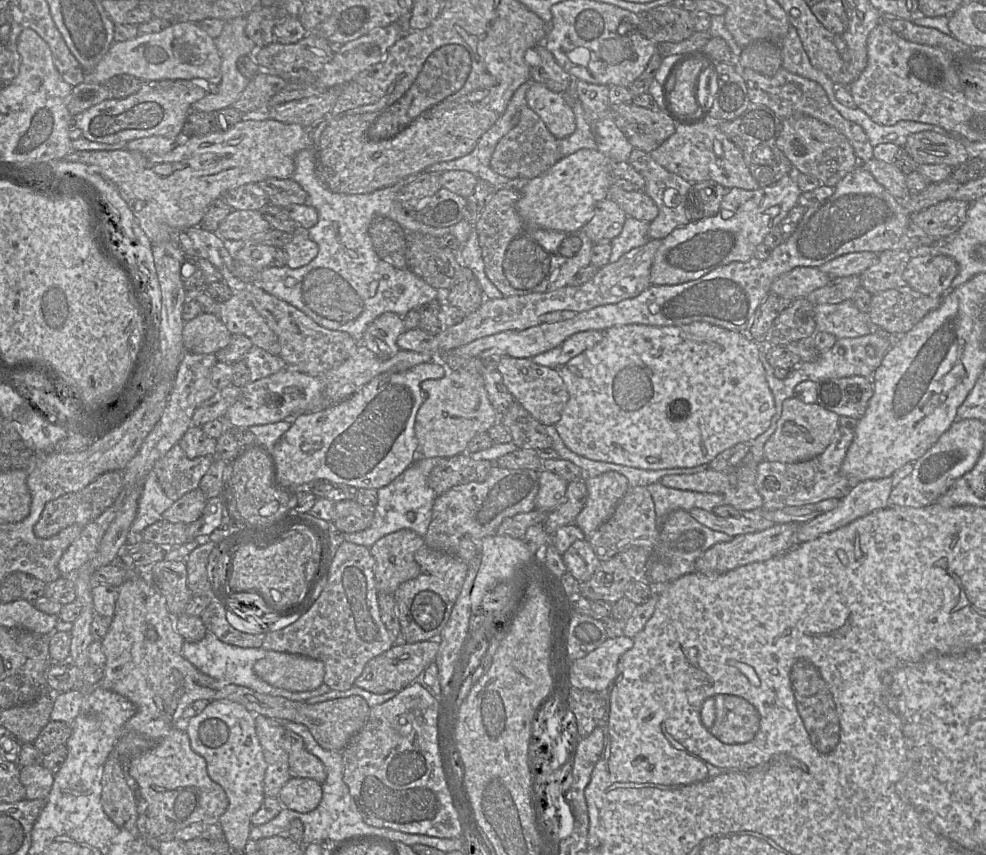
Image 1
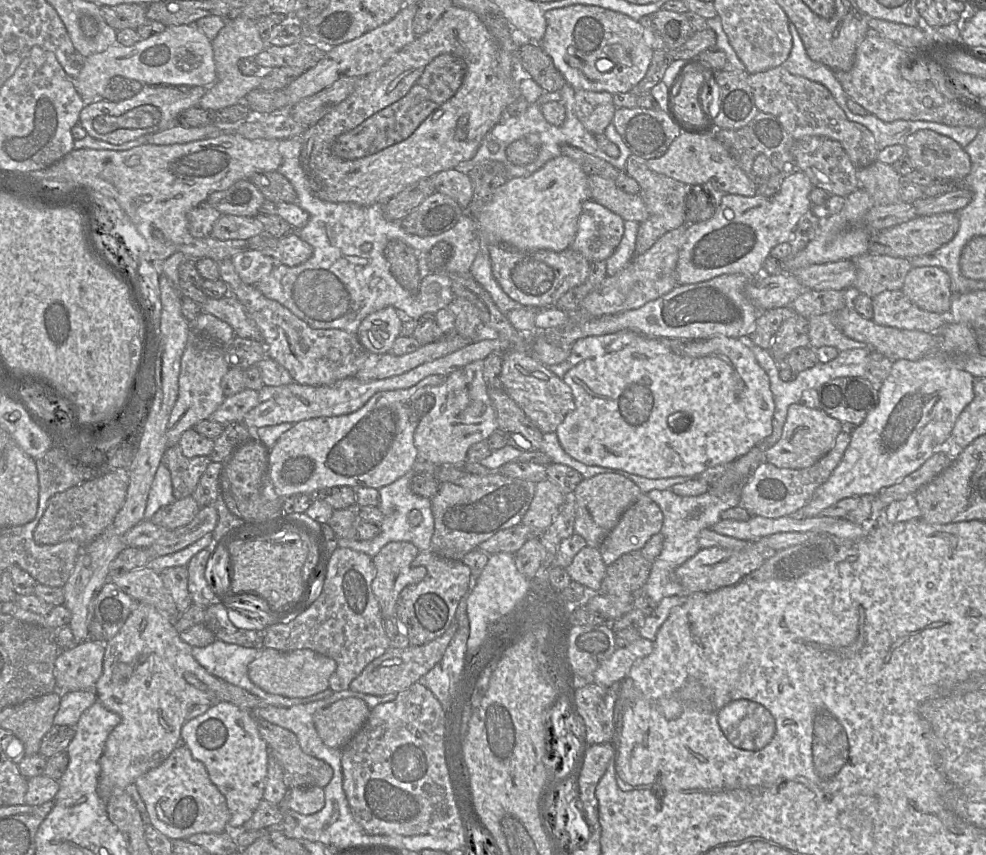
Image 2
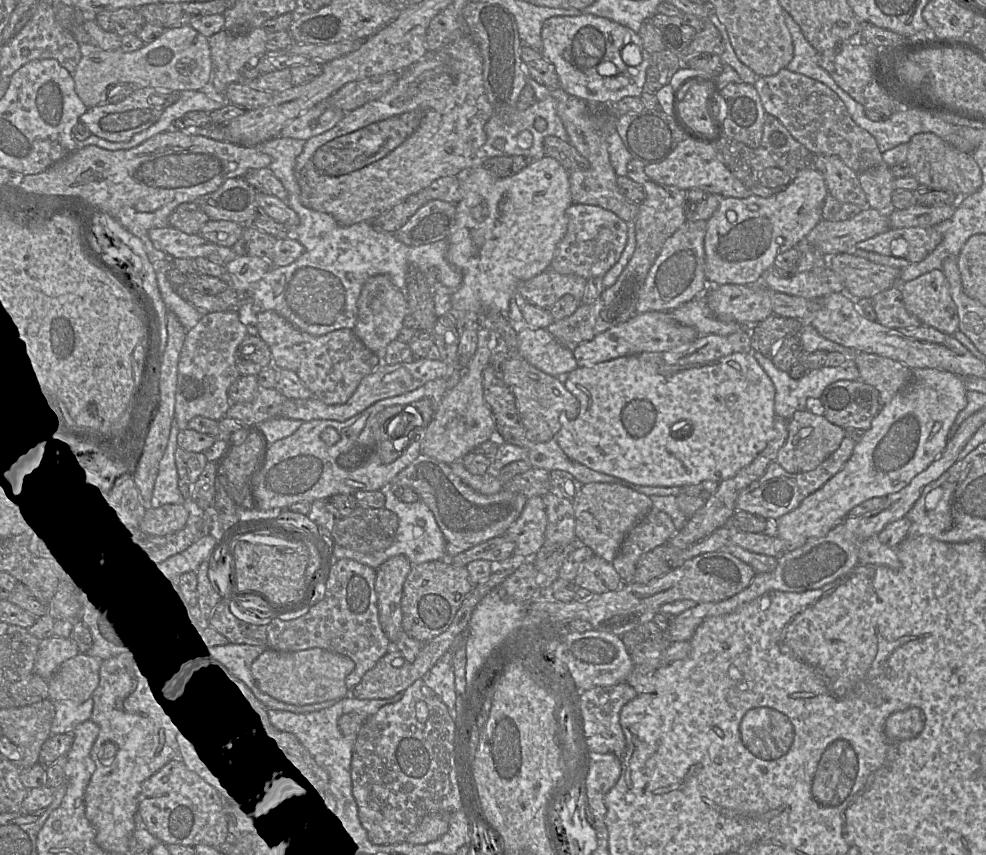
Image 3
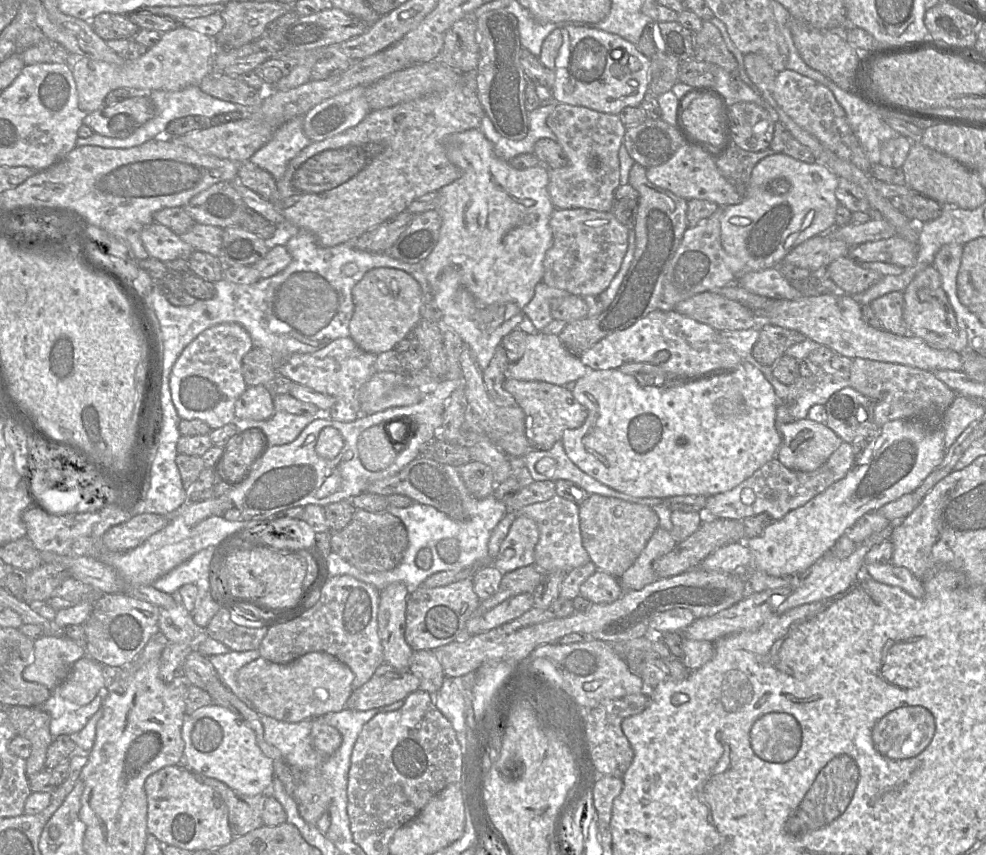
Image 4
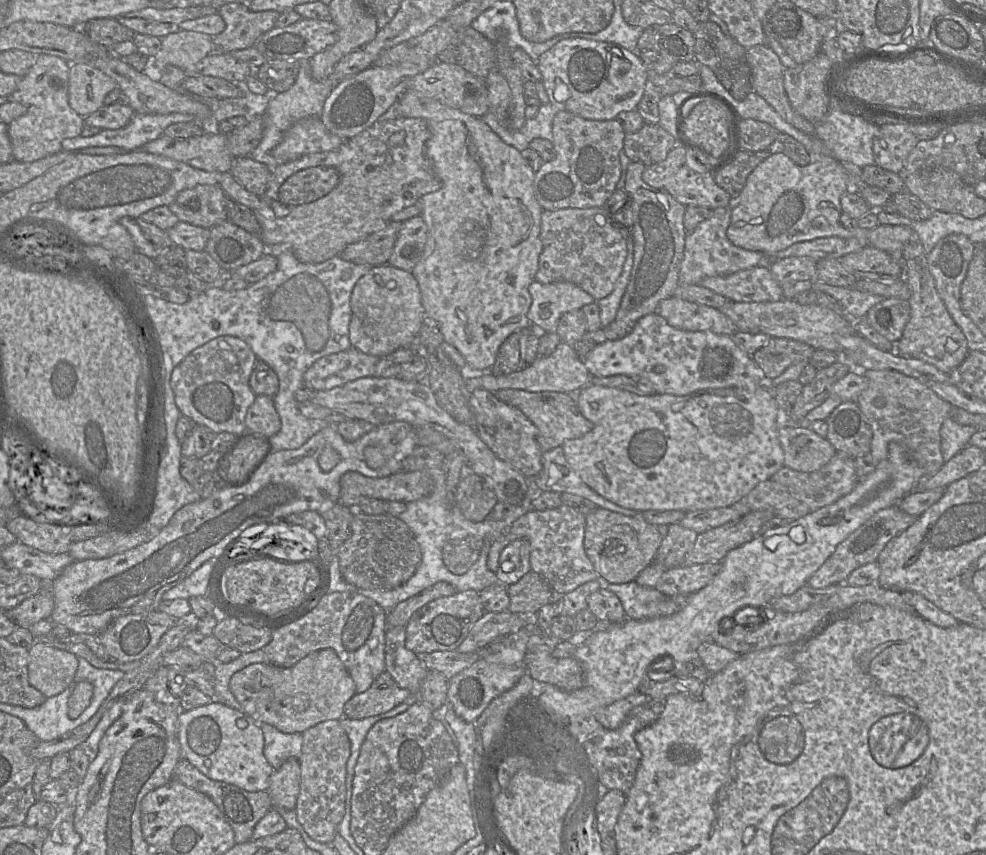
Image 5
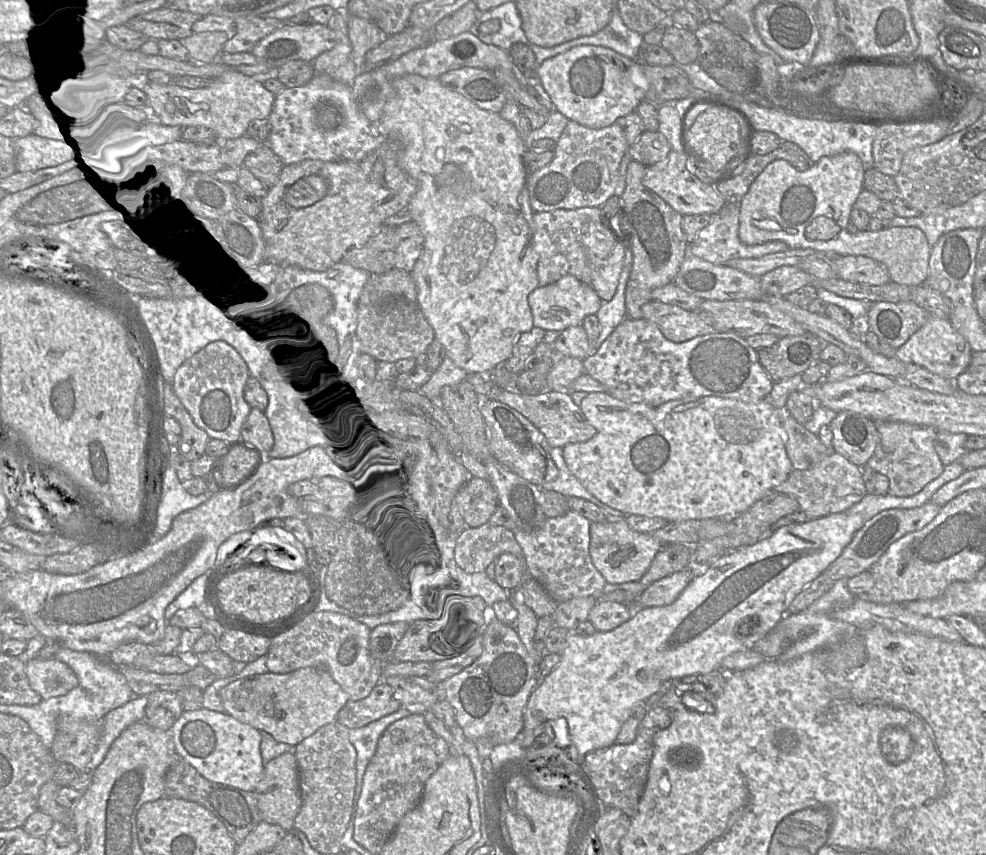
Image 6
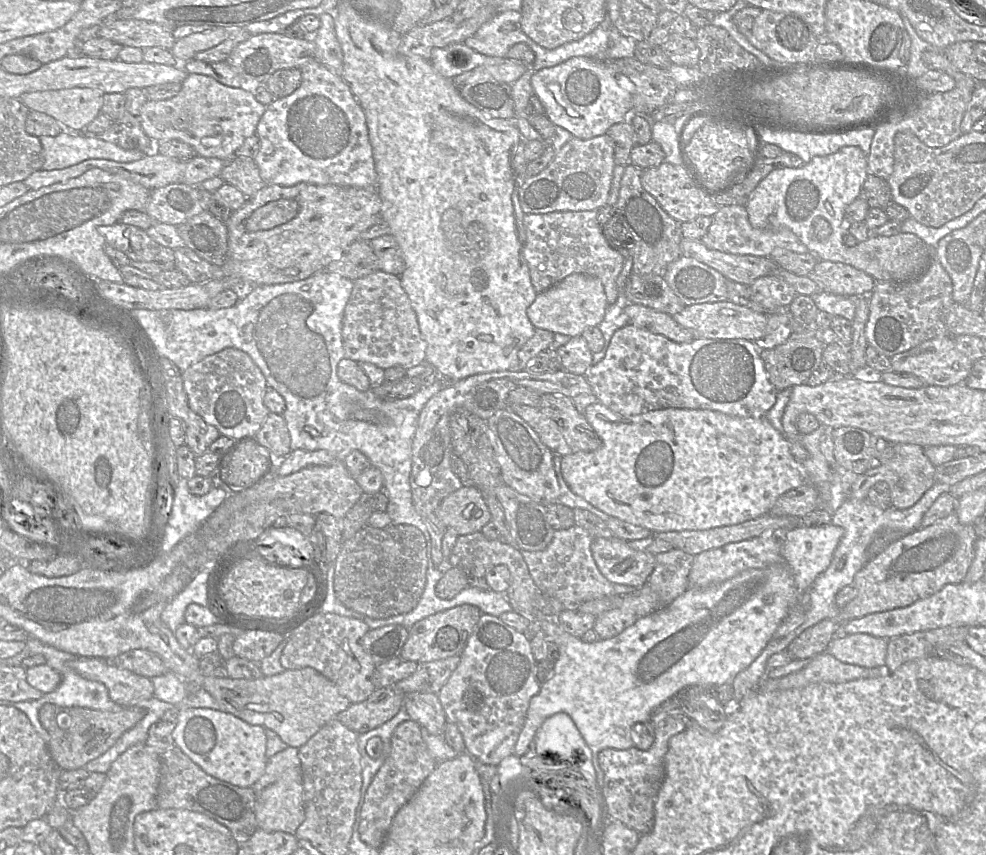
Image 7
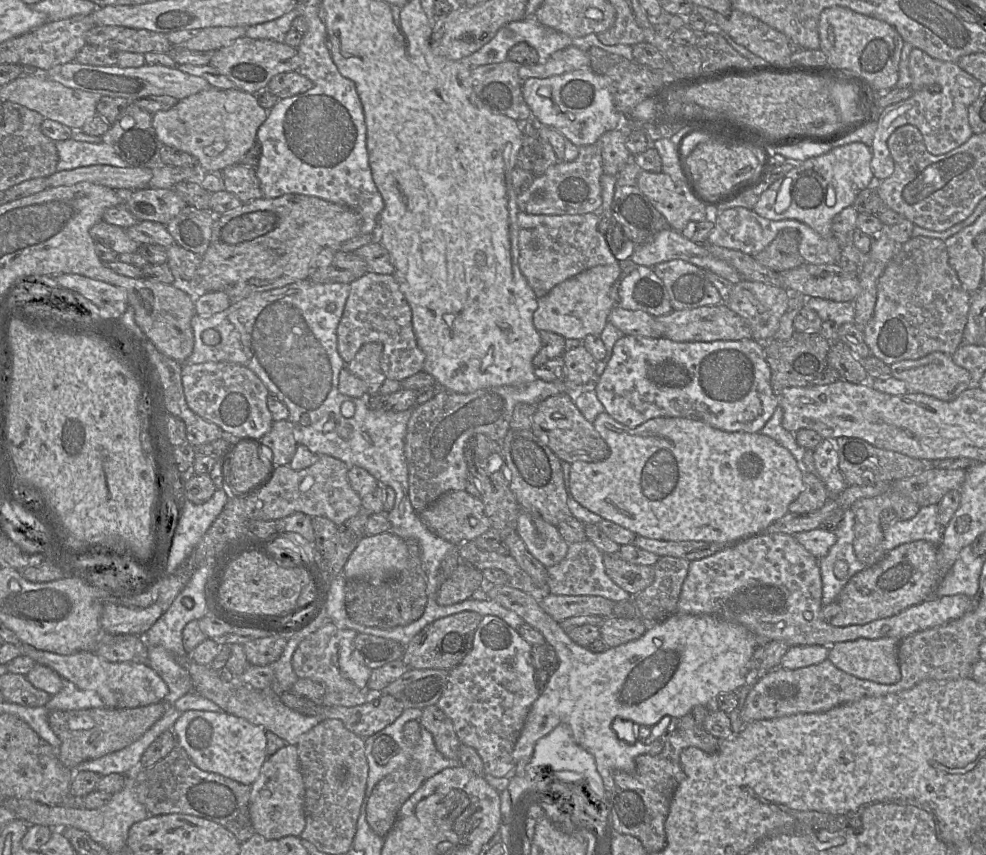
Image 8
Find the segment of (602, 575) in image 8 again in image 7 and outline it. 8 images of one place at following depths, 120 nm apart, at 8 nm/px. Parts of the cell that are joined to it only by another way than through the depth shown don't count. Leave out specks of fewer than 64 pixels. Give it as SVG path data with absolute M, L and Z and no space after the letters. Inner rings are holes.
M574 525L566 530L557 530L548 547L543 551L520 550L530 575L539 591L559 601L565 608L578 609L586 601L614 595L614 586L599 571L591 552L593 537L582 527Z

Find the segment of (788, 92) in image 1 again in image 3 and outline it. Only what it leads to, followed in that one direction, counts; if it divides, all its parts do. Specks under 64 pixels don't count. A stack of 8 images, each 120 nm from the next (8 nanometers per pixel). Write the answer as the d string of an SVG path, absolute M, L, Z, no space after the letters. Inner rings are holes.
M783 68L773 76L758 77L753 86L759 94L765 112L776 117L790 134L813 154L838 156L858 174L883 163L876 139L853 121L839 96L822 82Z

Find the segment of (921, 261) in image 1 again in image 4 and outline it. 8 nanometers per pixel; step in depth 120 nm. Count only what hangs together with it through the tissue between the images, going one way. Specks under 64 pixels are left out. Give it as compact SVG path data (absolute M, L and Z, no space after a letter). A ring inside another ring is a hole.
M931 265L920 272L903 292L903 318L909 334L921 338L935 349L952 350L959 354L968 348L966 332L960 328L957 317L942 287L940 273Z

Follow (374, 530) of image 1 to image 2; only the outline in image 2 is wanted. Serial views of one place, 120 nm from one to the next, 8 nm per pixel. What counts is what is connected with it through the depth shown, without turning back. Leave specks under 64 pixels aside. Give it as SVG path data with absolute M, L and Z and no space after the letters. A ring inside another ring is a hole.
M413 469L393 483L380 489L379 510L384 518L380 533L371 540L353 541L345 538L338 538L338 547L350 548L362 552L373 558L386 544L395 541L410 542L421 551L431 551L431 538L434 532L434 517L431 509L431 499L416 495L411 490L411 482L415 473ZM411 510L419 510L422 514L422 522L415 526L409 523L408 514Z

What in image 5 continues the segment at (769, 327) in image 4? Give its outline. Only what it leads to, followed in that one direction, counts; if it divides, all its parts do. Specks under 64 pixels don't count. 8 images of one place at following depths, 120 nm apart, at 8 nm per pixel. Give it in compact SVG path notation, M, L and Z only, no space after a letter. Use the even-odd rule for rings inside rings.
M778 336L770 337L771 338L768 343L764 347L757 350L752 356L754 361L763 370L768 380L775 379L776 377L781 375L787 368L796 363L810 362L815 349L809 344L792 338Z

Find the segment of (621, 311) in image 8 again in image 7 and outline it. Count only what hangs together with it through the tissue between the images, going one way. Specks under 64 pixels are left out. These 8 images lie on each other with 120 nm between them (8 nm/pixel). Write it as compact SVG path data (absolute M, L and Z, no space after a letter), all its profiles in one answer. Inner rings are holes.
M630 304L625 307L629 323L645 328L655 334L661 334L677 343L686 343L695 339L694 333L679 325L671 315L653 308Z

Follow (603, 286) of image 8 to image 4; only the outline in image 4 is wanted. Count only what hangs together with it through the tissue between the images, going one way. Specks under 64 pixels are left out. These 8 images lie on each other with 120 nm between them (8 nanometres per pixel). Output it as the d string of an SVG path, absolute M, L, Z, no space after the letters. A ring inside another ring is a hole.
M540 282L535 286L533 298L523 307L522 311L530 319L536 330L540 332L552 321L551 301L568 295L569 292L566 290L550 287Z

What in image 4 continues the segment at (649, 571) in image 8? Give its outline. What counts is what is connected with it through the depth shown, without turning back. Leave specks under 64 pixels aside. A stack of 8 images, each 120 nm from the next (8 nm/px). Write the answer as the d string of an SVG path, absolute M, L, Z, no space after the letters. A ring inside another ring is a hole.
M597 494L588 496L579 506L578 514L582 546L590 561L597 570L617 579L633 565L659 526L650 506Z

